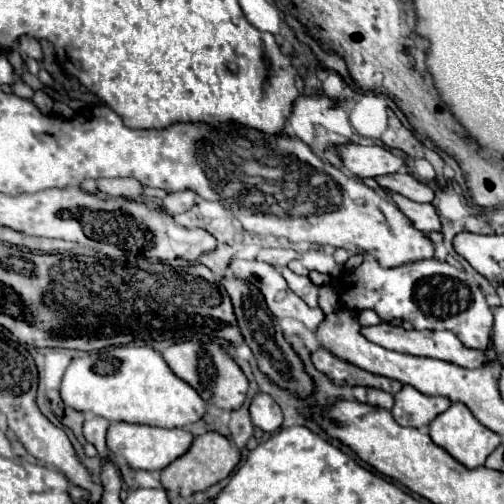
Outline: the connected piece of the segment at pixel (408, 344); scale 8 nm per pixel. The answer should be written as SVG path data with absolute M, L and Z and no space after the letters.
M381 322L377 326L363 326L361 334L369 340L375 342L383 348L395 350L395 352L403 352L403 354L413 354L413 356L427 356L427 358L437 358L437 360L445 360L451 364L457 364L461 368L479 368L487 362L487 350L473 350L461 344L461 340L457 340L457 336L453 336L453 332L433 332L433 330L405 330L403 326L391 326L389 322Z

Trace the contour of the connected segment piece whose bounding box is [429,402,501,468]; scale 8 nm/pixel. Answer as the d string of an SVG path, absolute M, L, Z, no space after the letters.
M453 402L445 412L441 412L429 424L429 436L433 438L433 442L437 446L445 448L455 460L459 460L467 468L479 468L479 466L483 466L485 458L489 456L489 452L493 452L493 448L497 448L497 444L501 444L501 436L495 434L493 430L489 430L487 426L483 426L471 414L471 410L465 404L461 404L461 402Z

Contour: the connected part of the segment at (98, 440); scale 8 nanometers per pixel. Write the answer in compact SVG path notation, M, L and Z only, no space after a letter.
M85 414L85 422L83 422L83 436L87 442L91 442L99 456L107 458L109 456L109 450L105 446L105 432L107 432L107 426L109 422L105 418L99 418L95 414Z

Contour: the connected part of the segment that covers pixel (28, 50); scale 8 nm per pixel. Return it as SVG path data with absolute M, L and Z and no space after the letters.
M21 36L21 38L17 40L17 48L19 48L21 54L31 56L31 58L35 58L35 60L39 60L39 62L41 62L41 58L43 58L39 42L37 42L35 38L31 38L31 36Z

